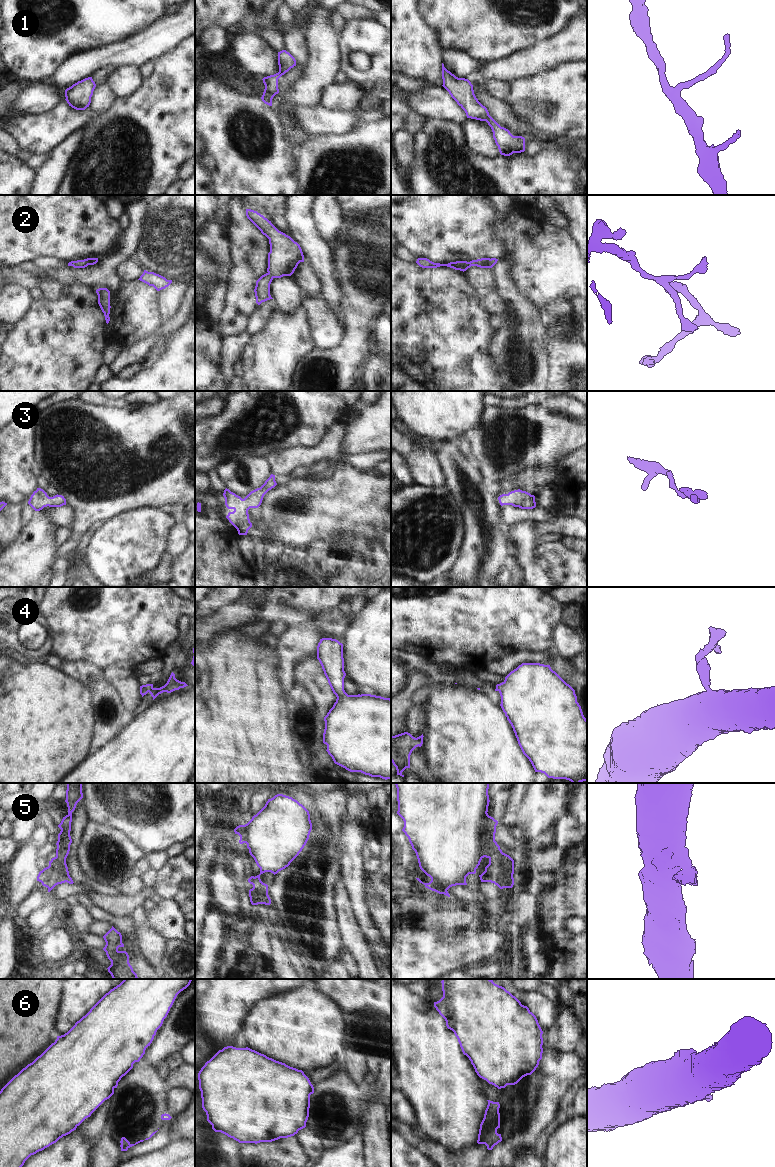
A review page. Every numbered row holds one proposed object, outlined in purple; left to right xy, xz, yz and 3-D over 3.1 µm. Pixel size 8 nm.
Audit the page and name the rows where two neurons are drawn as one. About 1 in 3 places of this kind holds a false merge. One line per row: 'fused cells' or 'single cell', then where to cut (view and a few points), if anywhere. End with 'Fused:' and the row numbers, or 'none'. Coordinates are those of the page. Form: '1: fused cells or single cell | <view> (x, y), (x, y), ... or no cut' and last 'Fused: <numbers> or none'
1: single cell | no cut
2: single cell | no cut
3: single cell | no cut
4: single cell | no cut
5: fused cells | xz (253, 877), (255, 883), (260, 881)
6: fused cells | xz (312, 1086), (310, 1093)
Fused: 5, 6

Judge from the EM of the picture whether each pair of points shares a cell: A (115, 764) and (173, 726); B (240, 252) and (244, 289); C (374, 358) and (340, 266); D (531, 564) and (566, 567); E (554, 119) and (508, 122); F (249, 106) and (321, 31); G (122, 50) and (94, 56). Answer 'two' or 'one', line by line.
A: one
B: one
C: two
D: two
E: two
F: two
G: one

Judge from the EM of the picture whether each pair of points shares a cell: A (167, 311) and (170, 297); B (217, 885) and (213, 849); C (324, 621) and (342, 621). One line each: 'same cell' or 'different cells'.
A: same cell
B: different cells
C: same cell

